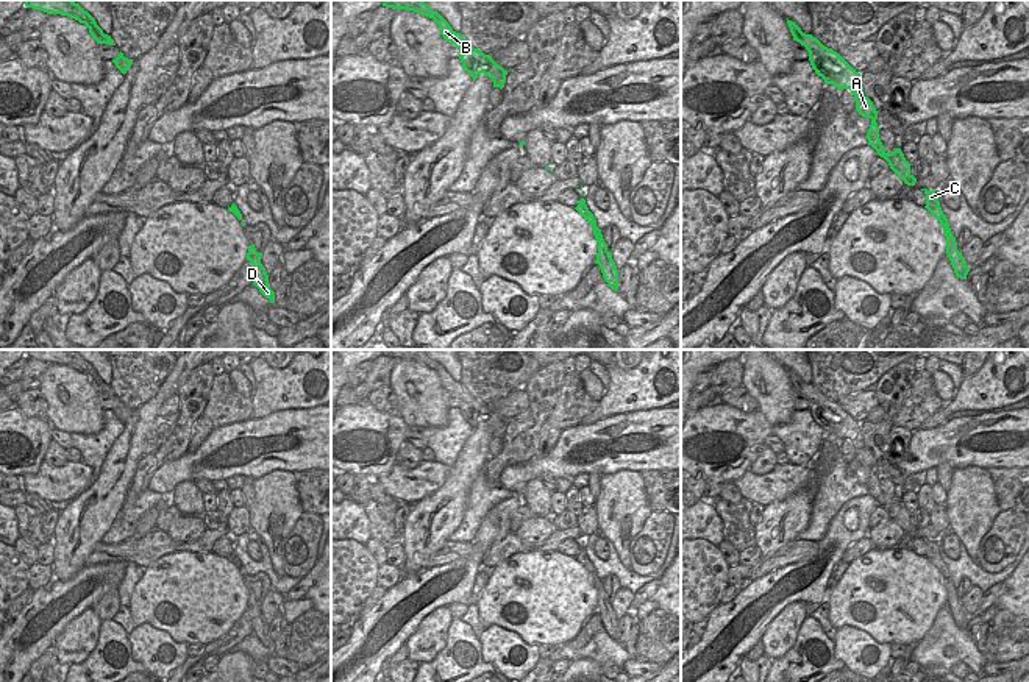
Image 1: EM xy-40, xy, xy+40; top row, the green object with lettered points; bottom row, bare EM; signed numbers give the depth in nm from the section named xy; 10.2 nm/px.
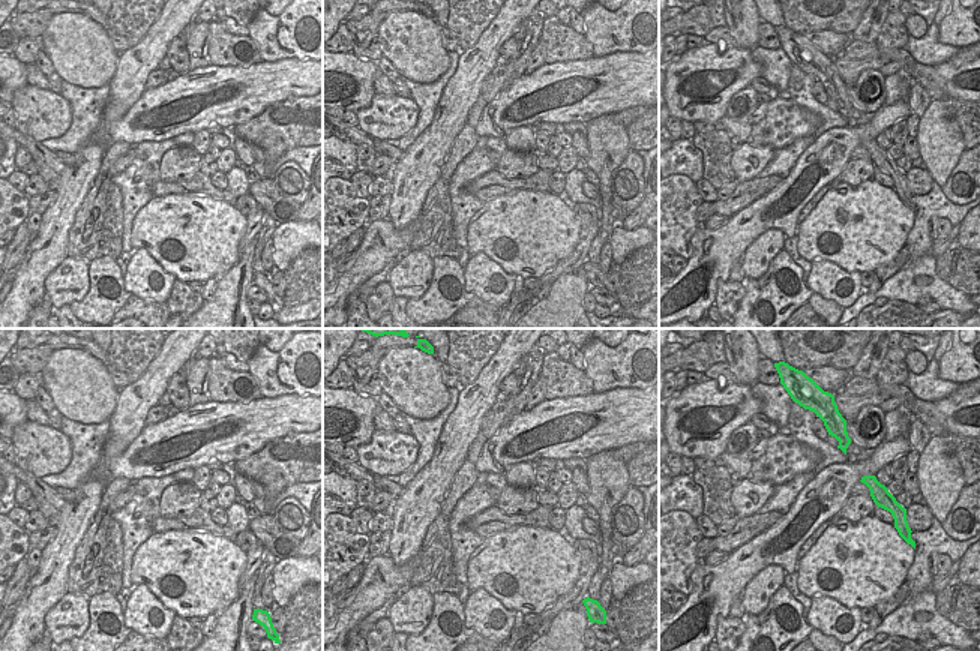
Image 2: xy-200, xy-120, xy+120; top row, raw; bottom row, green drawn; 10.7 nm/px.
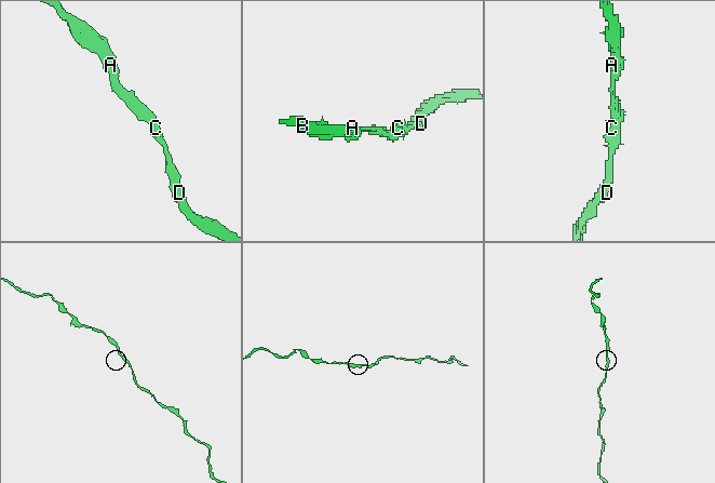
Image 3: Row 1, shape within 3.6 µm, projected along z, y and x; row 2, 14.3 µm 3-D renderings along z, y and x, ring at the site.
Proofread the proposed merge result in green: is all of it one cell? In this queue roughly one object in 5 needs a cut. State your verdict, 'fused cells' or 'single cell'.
single cell

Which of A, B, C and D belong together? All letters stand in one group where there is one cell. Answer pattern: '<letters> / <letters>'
A B C D

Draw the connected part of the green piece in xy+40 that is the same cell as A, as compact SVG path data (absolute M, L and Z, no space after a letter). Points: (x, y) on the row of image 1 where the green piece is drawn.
M787 19L793 41L799 42L809 52L809 61L812 69L818 76L824 80L826 84L834 84L839 91L849 89L856 100L856 111L862 117L871 120L870 130L867 133L868 145L871 145L881 158L884 158L890 169L907 184L915 186L917 178L910 173L910 165L901 148L887 153L881 139L879 126L876 123L878 109L873 101L863 95L863 87L860 83L860 73L856 72L837 52L824 47L812 34L806 34L801 28Z

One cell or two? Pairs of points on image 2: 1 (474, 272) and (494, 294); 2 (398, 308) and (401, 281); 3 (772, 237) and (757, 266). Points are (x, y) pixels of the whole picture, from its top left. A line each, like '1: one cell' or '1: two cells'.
1: one cell
2: two cells
3: one cell

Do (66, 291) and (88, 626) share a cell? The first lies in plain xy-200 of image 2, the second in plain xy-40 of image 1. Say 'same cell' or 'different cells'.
same cell

